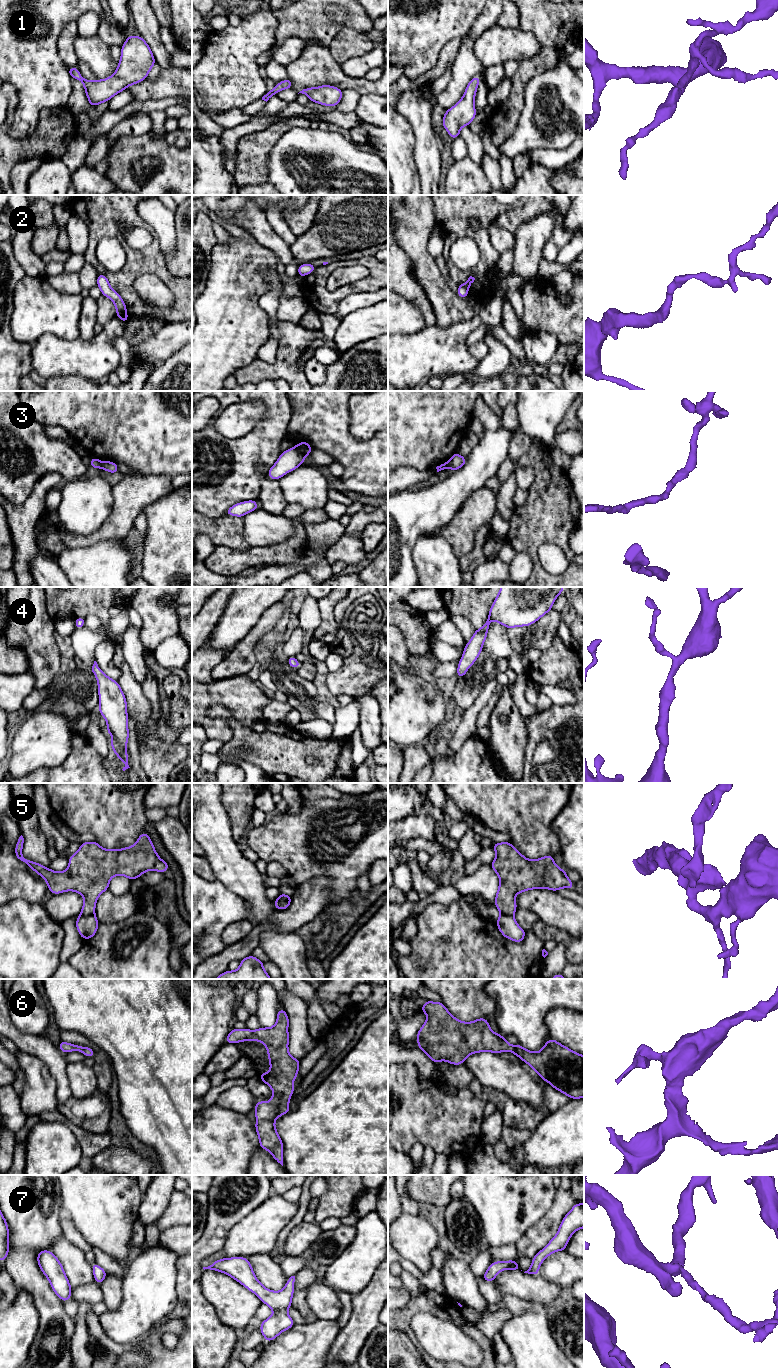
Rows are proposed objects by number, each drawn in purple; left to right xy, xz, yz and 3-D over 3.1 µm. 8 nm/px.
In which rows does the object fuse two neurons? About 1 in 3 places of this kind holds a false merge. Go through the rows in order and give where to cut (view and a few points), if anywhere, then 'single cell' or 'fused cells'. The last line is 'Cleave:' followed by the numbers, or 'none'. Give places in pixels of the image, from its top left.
1: cut none; single cell
2: cut none; single cell
3: cut xz (295, 446), (304, 456); fused cells
4: cut none; single cell
5: cut xz (279, 895), (282, 909); fused cells
6: cut none; single cell
7: cut none; single cell
Cleave: 3, 5

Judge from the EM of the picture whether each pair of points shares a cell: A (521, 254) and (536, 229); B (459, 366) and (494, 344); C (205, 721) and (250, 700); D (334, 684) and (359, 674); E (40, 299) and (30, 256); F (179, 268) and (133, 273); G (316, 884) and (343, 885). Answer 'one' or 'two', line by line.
A: one
B: two
C: one
D: one
E: two
F: two
G: two

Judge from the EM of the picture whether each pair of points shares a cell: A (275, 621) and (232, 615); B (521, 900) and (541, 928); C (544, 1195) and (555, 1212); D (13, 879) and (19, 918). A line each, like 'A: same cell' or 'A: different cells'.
A: different cells
B: different cells
C: different cells
D: different cells

